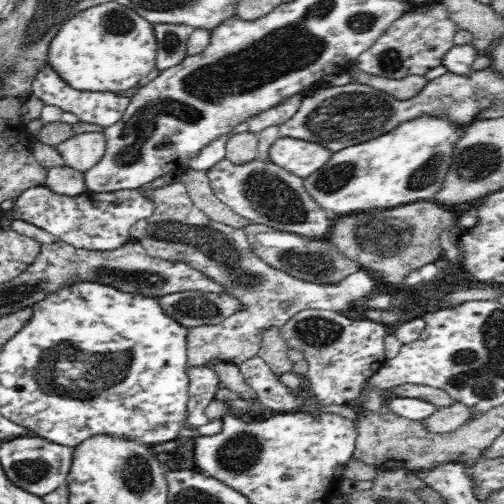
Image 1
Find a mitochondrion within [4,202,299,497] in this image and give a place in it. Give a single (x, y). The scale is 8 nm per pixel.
(65, 367)

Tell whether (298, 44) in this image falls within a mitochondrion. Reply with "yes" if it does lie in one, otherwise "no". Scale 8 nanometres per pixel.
yes

